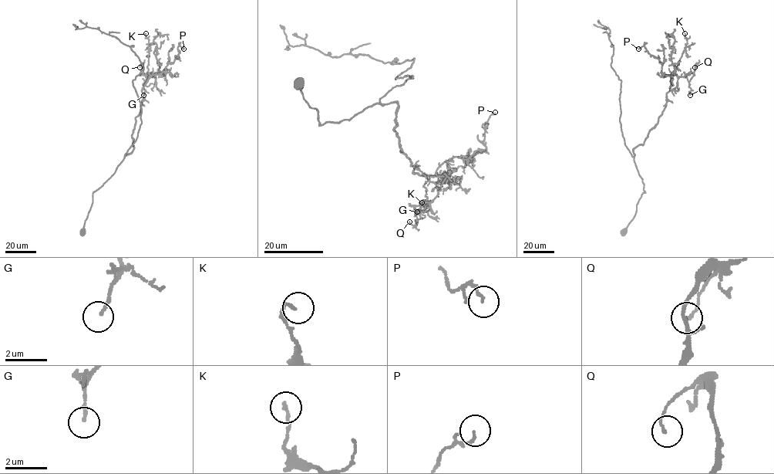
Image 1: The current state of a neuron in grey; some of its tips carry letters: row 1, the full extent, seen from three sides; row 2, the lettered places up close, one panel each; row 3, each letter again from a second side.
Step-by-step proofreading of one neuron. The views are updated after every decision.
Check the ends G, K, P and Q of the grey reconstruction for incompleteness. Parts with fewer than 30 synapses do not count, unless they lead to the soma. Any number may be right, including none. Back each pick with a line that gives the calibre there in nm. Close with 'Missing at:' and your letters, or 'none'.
Missing at: none

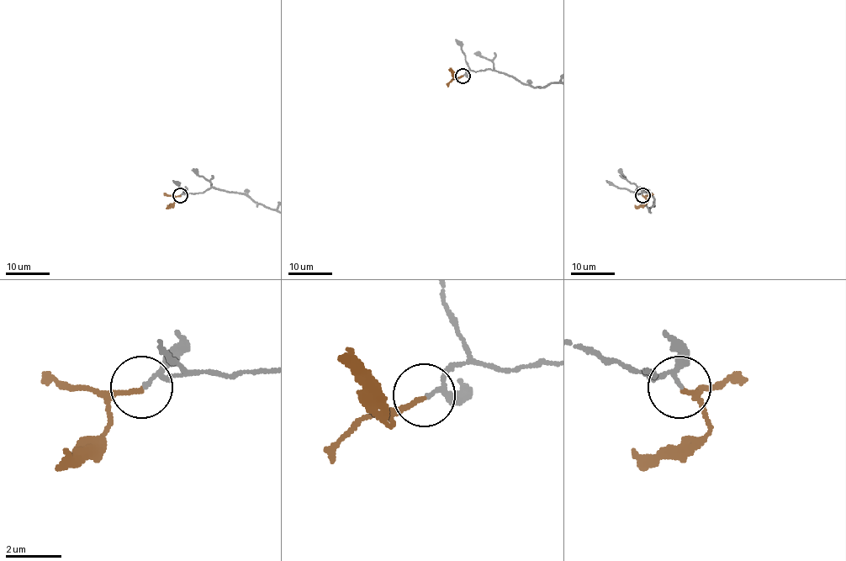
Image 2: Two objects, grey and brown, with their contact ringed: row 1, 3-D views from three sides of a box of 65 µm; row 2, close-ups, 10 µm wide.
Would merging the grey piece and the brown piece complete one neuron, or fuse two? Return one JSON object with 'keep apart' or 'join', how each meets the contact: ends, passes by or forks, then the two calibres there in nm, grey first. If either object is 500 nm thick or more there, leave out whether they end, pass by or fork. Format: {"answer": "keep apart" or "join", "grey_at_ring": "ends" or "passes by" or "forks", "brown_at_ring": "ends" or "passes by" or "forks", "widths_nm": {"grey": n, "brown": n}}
{"answer": "join", "grey_at_ring": "passes by", "brown_at_ring": "ends", "widths_nm": {"grey": 120, "brown": 160}}

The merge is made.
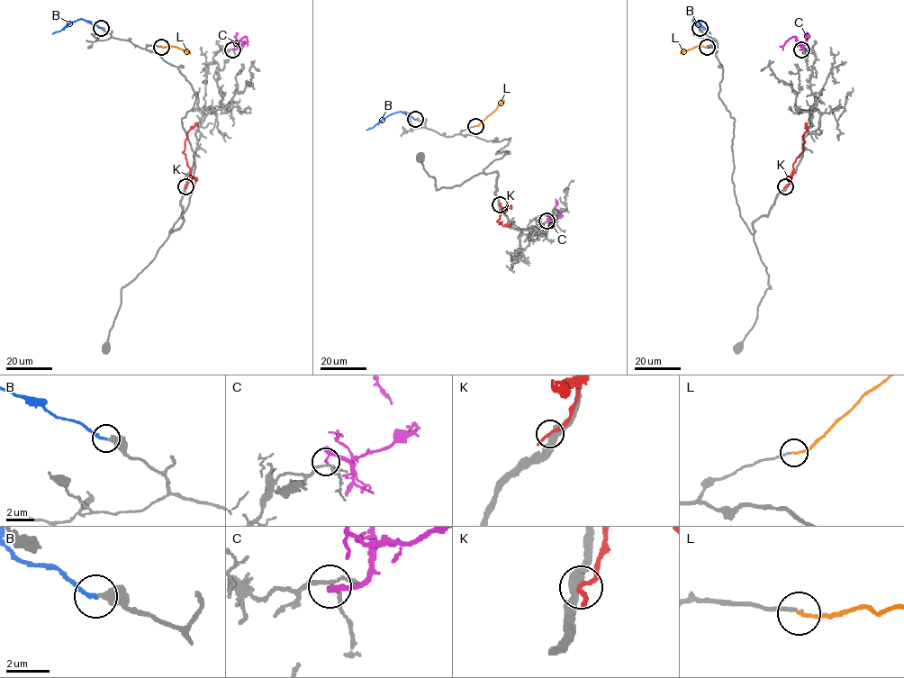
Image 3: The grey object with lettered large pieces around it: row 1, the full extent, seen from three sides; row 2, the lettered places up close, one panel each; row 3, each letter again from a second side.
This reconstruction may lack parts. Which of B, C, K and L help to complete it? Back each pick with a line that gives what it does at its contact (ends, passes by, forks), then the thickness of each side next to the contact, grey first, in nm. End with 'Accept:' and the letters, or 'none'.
B: it ends | 460/190 nm
L: it ends | 150/160 nm
Accept: B, L

